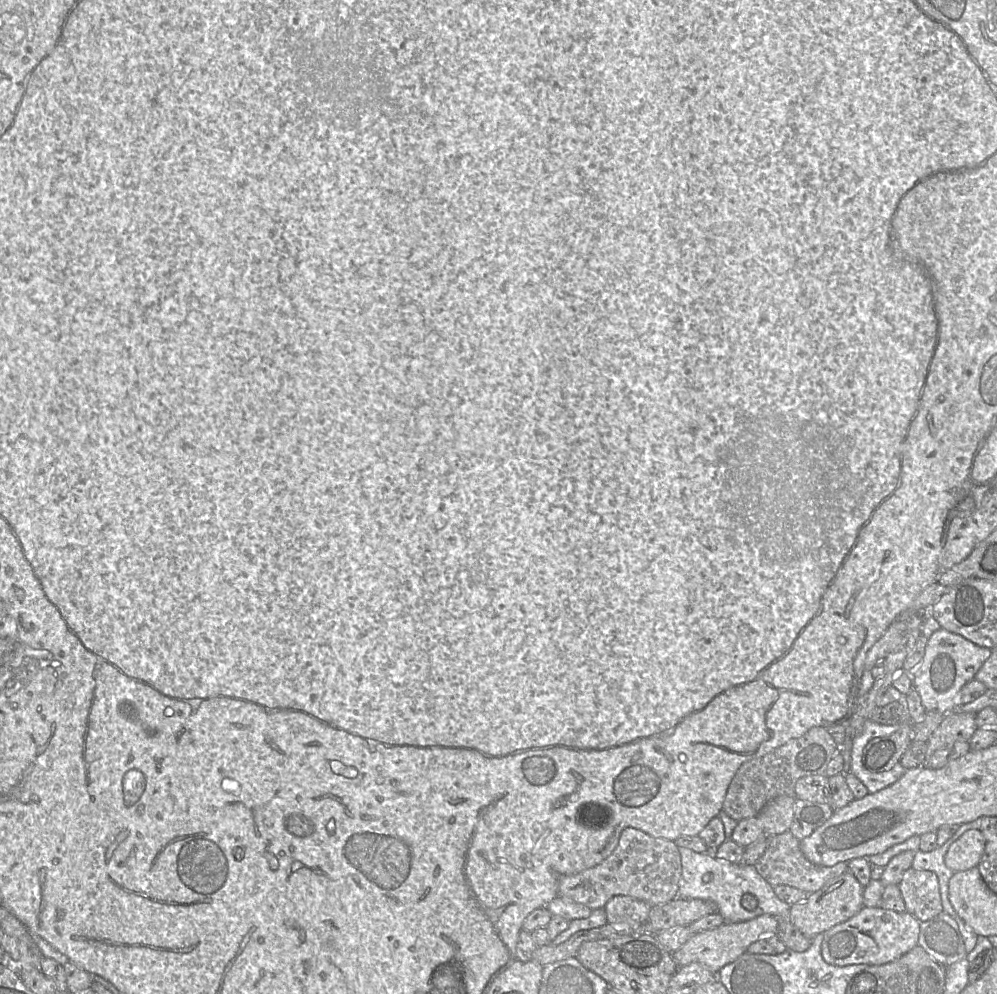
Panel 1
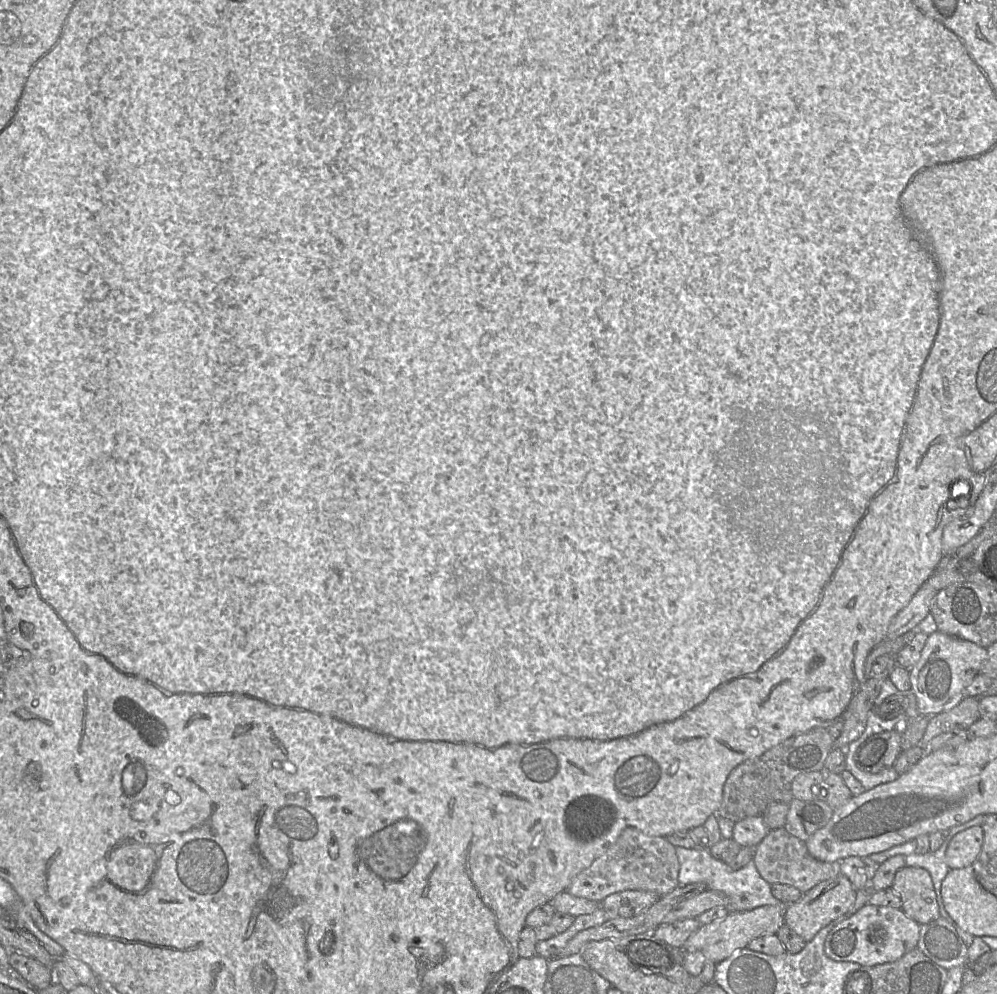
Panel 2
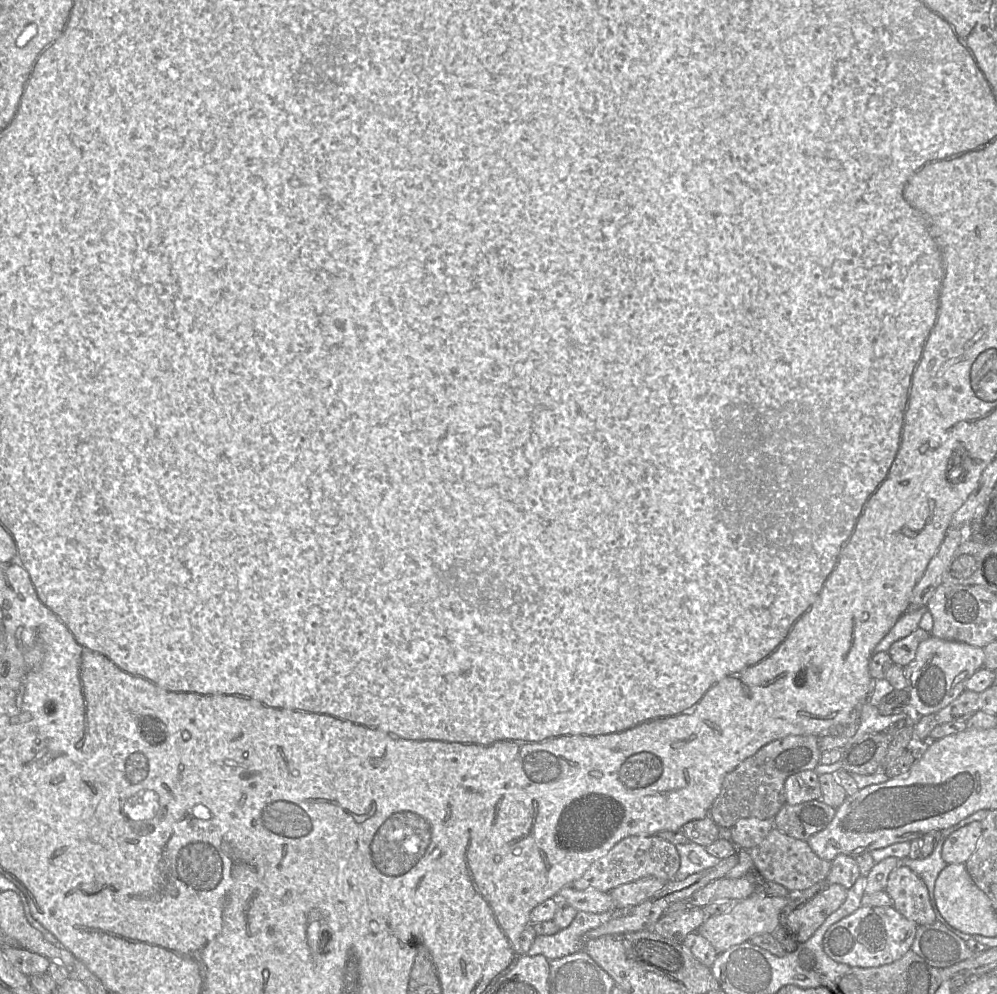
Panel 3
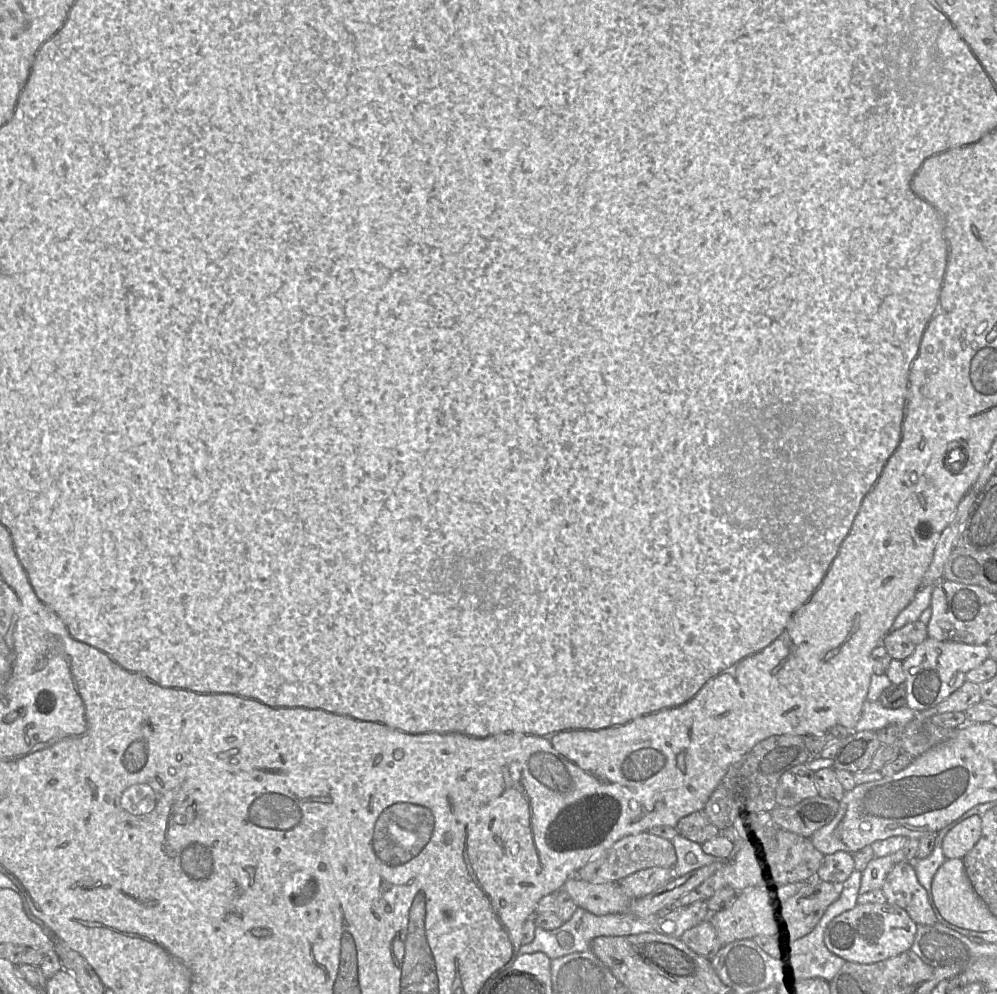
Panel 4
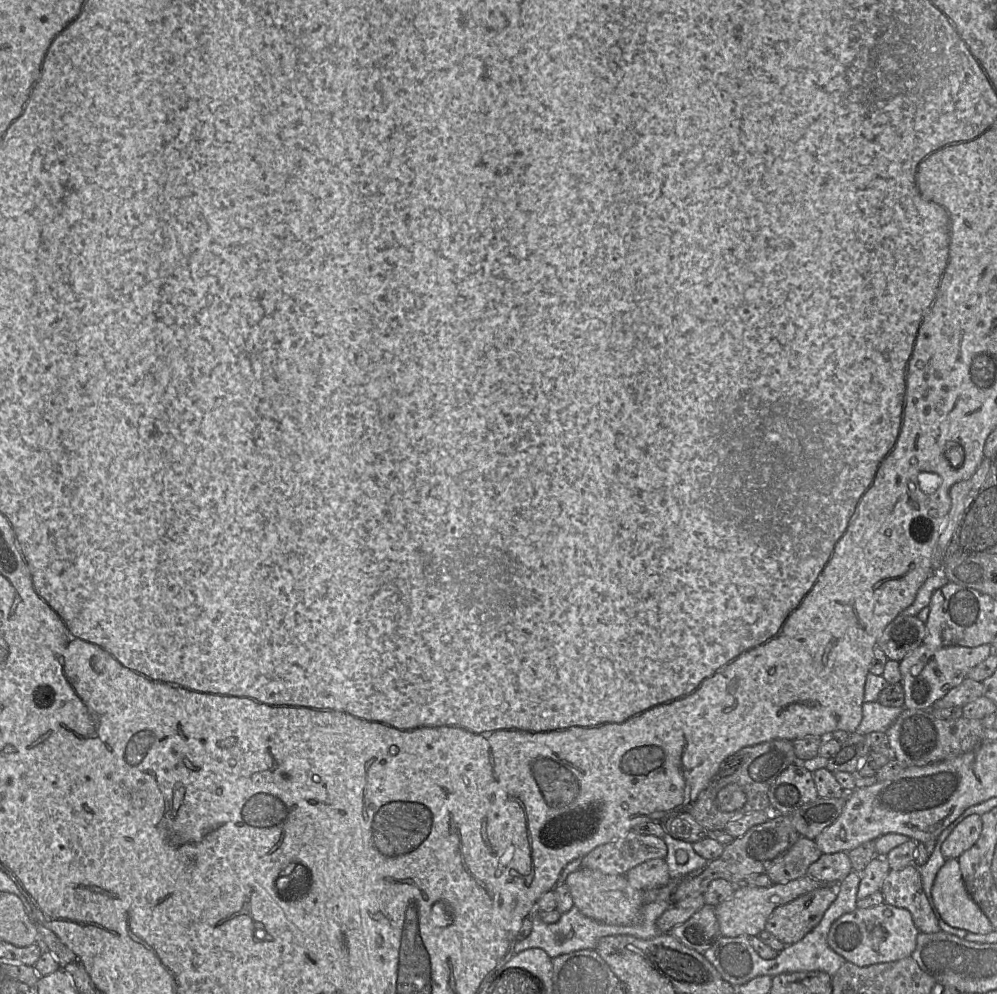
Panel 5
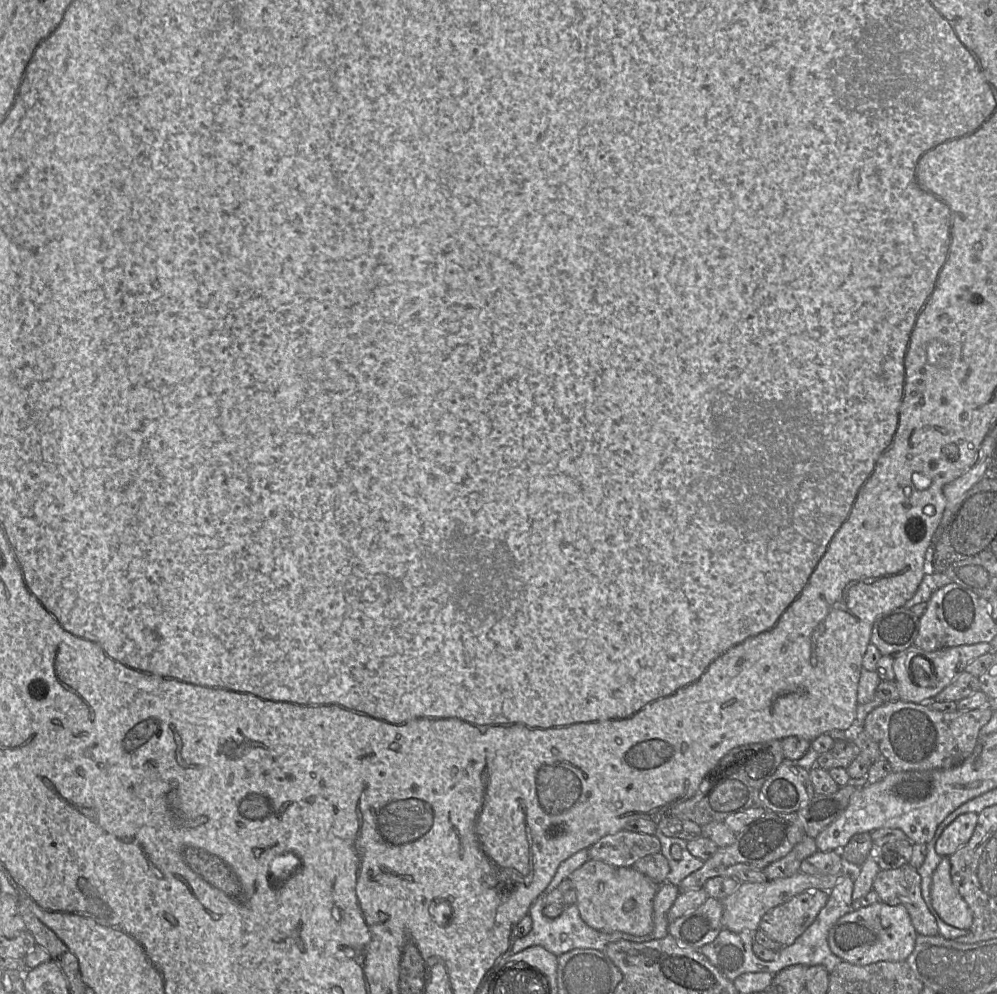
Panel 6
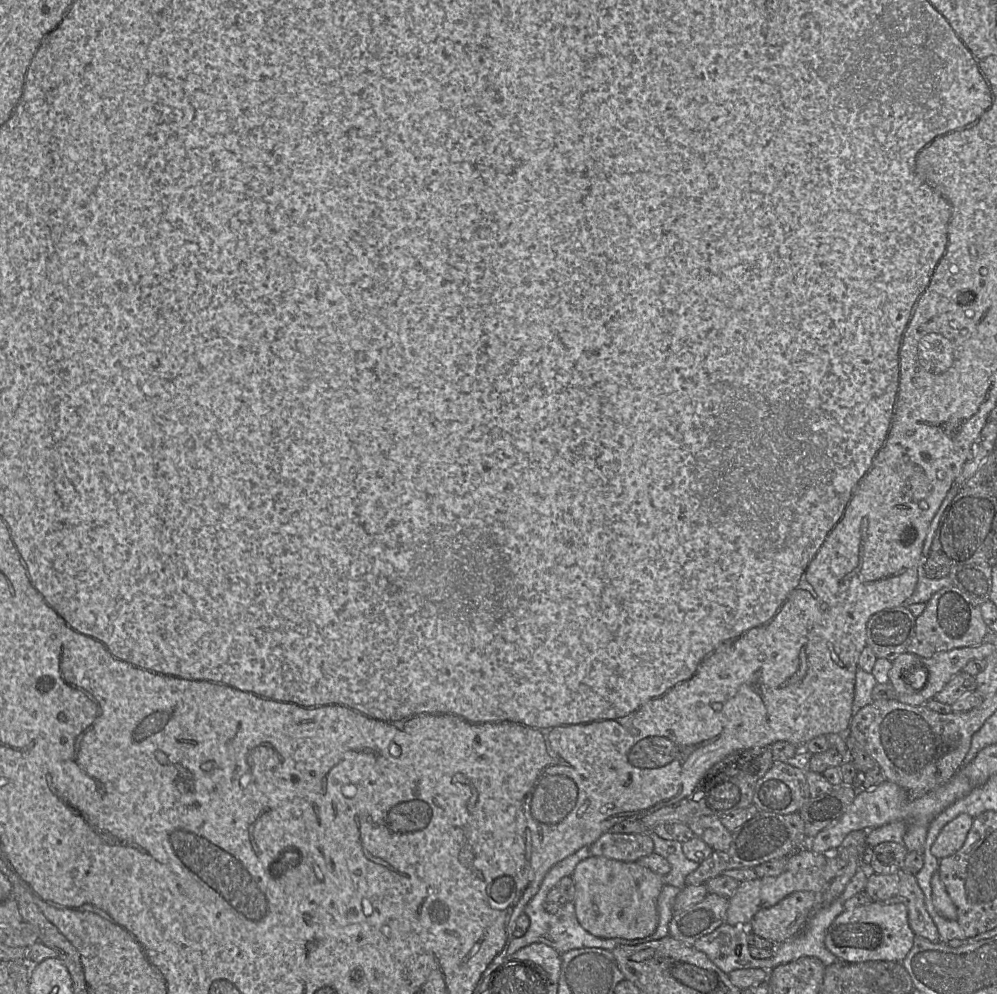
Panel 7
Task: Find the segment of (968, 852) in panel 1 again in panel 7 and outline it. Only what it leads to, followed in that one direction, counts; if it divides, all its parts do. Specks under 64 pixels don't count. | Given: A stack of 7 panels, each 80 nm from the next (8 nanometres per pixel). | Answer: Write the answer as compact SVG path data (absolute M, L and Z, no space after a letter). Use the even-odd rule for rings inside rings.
M961 813L949 821L940 831L931 846L931 852L938 859L955 853L963 845L974 818Z

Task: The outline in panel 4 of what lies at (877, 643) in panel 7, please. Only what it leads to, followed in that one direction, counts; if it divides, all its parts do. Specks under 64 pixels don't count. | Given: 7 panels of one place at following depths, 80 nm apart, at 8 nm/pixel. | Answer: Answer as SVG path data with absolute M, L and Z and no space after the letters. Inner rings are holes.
M917 620L888 632L881 645L893 659L904 661L927 638L927 626Z

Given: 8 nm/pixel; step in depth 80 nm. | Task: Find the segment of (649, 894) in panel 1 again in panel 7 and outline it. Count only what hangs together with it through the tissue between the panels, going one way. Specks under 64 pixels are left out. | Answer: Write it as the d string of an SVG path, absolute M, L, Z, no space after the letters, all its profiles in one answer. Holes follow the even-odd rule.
M606 832L590 845L591 856L603 856L623 862L636 862L654 852L654 843L647 833Z

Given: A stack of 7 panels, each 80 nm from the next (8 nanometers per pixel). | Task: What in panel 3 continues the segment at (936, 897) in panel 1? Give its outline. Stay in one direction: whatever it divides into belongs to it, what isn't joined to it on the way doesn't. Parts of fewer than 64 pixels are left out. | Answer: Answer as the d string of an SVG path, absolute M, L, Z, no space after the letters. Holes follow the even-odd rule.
M901 863L890 873L885 891L891 897L893 907L908 920L917 925L931 925L936 921L927 886L913 870L904 864Z

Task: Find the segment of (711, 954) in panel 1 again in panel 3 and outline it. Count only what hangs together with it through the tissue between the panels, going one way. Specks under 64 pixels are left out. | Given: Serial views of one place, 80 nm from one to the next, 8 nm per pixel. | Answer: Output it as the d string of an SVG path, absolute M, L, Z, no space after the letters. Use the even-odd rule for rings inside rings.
M761 891L754 892L751 896L734 902L728 912L706 918L697 931L712 944L718 954L722 953L734 945L747 942L753 936L771 934L780 926L780 914L791 901L791 897L792 895L778 897Z

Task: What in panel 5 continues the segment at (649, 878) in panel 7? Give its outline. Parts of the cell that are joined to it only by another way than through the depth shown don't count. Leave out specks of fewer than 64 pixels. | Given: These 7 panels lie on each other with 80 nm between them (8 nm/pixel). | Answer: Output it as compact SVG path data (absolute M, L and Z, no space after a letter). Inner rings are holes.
M579 868L569 874L565 882L574 906L586 917L618 926L630 926L639 922L639 913L644 905L644 891L632 887L625 875L610 875L599 870Z

